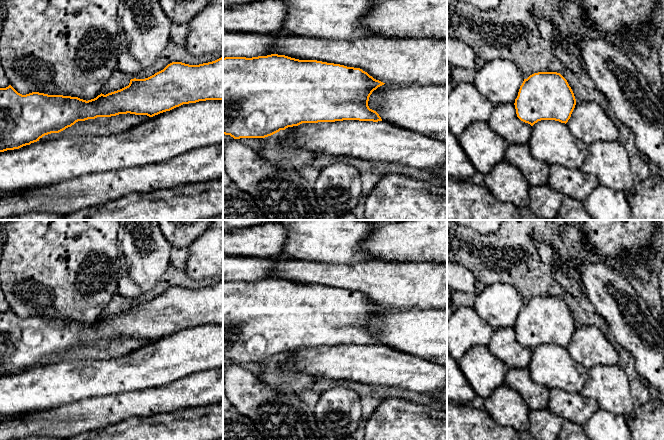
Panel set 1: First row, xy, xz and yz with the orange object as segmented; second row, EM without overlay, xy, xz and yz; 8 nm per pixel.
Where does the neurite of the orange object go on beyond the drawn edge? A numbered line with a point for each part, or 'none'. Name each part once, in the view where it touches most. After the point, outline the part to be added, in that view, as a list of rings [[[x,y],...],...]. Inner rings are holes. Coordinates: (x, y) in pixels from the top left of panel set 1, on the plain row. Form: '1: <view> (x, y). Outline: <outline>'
none

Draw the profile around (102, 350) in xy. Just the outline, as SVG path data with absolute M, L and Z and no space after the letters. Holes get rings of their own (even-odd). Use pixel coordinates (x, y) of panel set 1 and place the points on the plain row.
M130 337L119 338L111 341L97 341L95 343L78 345L71 351L68 351L59 357L51 357L43 360L39 363L39 365L49 365L65 360L108 360L124 355L131 355L134 351L148 344L149 342L150 341L147 339L135 339Z

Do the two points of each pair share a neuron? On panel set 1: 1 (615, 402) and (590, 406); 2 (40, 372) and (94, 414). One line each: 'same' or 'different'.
1: different
2: different

